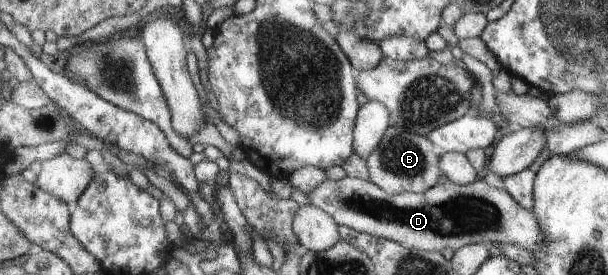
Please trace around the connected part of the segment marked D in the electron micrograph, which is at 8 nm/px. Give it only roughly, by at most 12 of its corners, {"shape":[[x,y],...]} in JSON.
{"shape":[[481,177],[391,194],[325,180],[339,226],[422,251],[547,242],[534,212]]}

